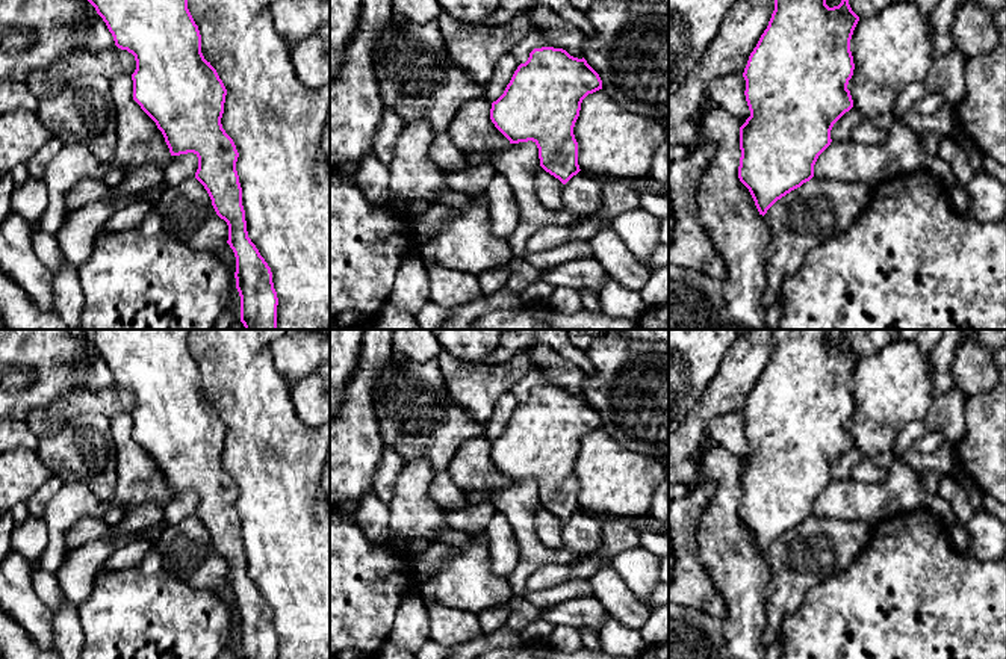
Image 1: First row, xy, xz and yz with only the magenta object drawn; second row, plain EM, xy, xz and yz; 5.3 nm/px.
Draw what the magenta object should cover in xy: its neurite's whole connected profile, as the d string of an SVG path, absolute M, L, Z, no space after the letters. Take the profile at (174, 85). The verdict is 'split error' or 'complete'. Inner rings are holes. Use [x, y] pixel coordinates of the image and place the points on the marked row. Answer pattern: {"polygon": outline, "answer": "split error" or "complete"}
{"polygon": "M88 0L106 23L115 45L135 56L136 70L132 74L133 100L156 122L162 131L171 156L194 153L198 157L195 178L207 190L216 215L228 225L227 243L236 257L236 289L241 296L241 322L245 330L277 330L278 298L272 283L272 272L256 245L248 237L242 187L236 171L239 153L233 139L221 124L227 89L216 70L201 53L201 35L189 9L188 0Z", "answer": "complete"}

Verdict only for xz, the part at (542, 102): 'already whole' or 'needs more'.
already whole

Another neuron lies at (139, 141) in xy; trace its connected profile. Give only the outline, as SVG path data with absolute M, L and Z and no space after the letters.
M118 74L109 80L116 107L118 142L113 159L100 163L92 151L82 142L64 144L57 156L48 163L42 180L48 189L48 207L44 212L39 230L56 234L70 210L67 195L85 180L104 181L112 168L123 168L126 177L147 162L165 169L171 153L156 122L133 100L132 76Z

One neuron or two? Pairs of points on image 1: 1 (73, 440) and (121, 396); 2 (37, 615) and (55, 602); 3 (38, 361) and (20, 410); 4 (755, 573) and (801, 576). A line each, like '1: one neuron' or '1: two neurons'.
1: two neurons
2: two neurons
3: one neuron
4: two neurons

